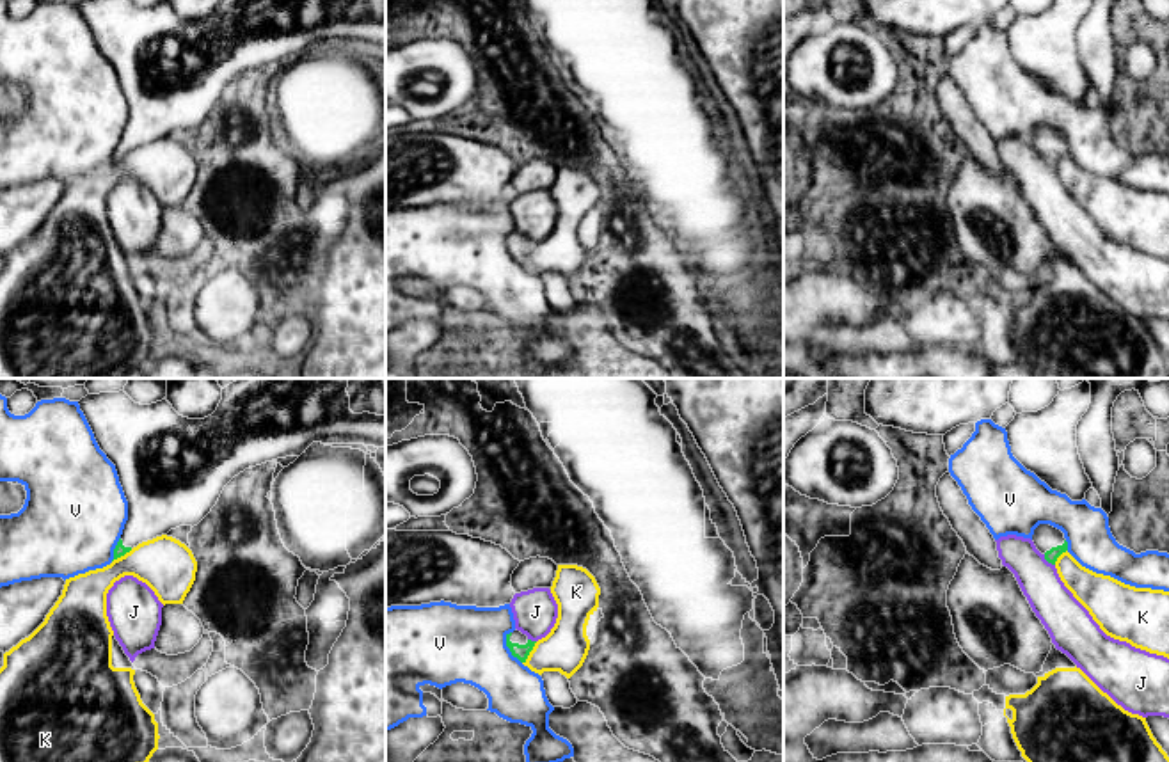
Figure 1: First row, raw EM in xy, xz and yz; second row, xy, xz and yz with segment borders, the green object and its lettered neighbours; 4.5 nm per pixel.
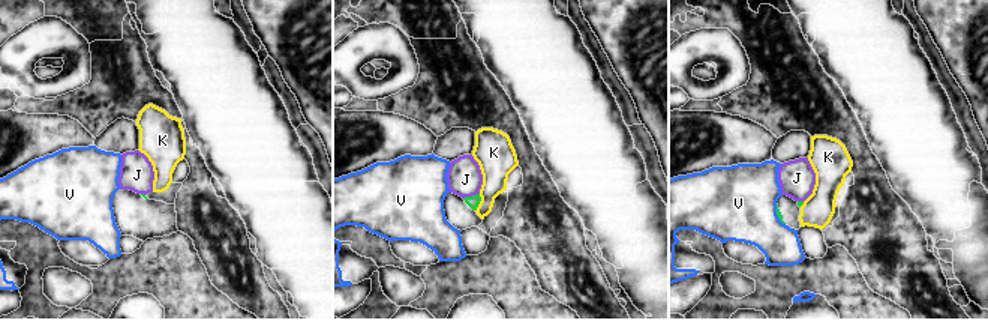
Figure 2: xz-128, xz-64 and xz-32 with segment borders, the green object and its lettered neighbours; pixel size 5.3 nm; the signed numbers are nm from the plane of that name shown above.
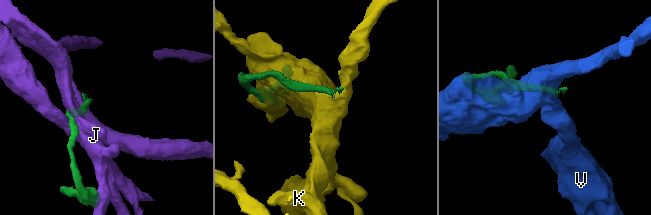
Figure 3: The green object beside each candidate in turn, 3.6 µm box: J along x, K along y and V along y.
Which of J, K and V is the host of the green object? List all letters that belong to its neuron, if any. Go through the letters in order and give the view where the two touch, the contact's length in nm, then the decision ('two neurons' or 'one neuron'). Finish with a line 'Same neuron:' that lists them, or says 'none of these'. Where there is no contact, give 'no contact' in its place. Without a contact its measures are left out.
J: meets green in yz; contact 80 nm long; two neurons
K: meets green in xz; contact 120 nm long; two neurons
V: meets green in xz; contact 160 nm long; two neurons
Same neuron: none of these

